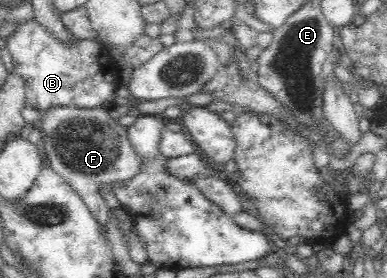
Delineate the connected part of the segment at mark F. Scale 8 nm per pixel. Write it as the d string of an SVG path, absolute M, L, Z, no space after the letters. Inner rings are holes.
M57 105L40 111L34 125L41 131L39 147L46 165L82 197L95 217L105 222L110 209L101 189L110 185L113 192L117 191L129 181L135 181L153 163L143 158L137 146L133 146L129 127L121 125L118 120L109 115L109 107L95 109Z

